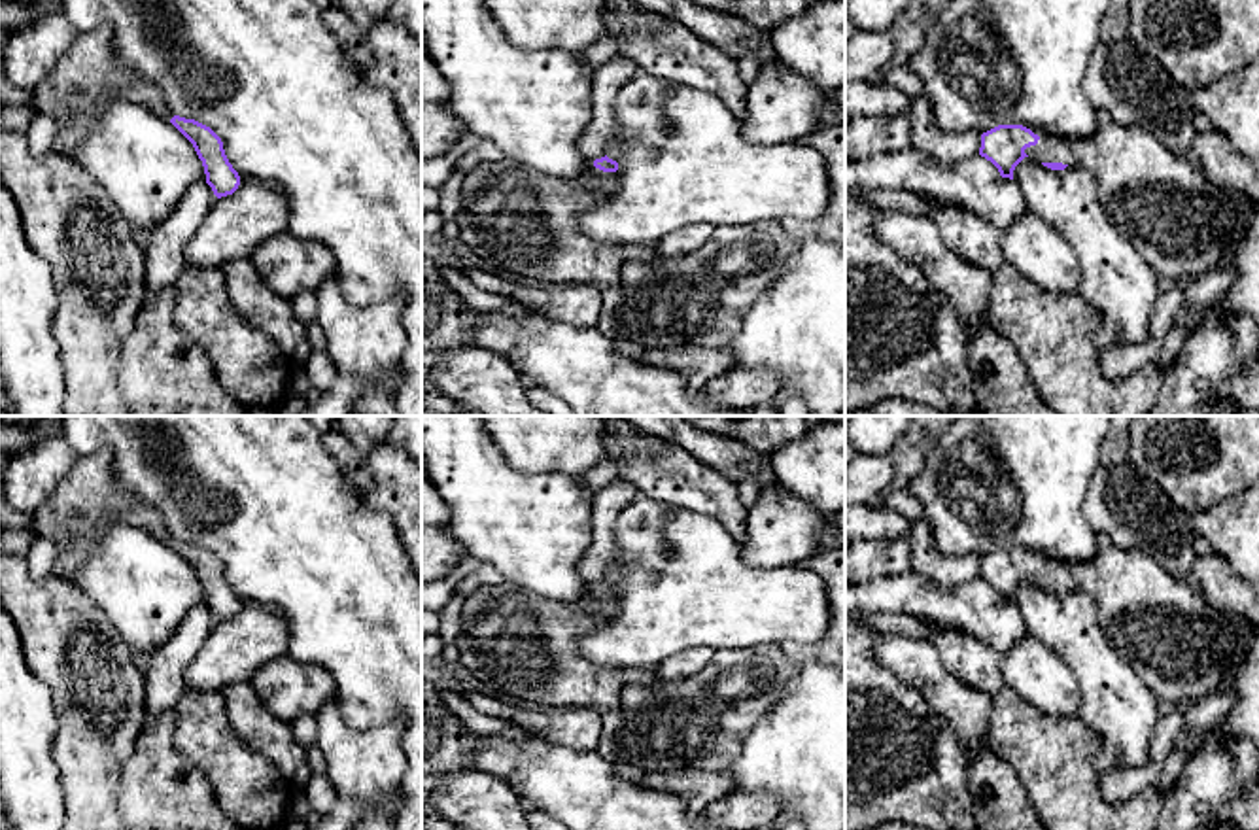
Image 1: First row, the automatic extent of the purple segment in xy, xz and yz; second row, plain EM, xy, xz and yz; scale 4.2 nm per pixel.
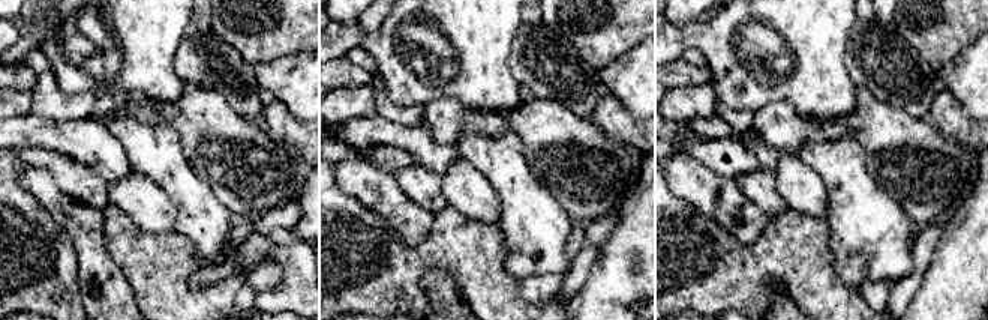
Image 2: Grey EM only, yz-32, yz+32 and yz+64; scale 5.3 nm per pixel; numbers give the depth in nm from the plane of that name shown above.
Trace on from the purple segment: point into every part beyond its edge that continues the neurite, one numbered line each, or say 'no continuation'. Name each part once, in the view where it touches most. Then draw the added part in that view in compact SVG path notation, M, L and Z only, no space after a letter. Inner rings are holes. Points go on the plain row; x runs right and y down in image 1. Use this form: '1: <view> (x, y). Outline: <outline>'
1: yz (1184, 649). Outline: M1098 535L1098 550L1087 562L1061 563L1038 554L1034 558L1040 563L1025 577L1040 586L1085 590L1096 603L1106 637L1164 709L1183 711L1229 683L1240 647L1240 628L1233 614L1212 607L1195 584L1166 573L1142 548L1121 548L1108 535Z

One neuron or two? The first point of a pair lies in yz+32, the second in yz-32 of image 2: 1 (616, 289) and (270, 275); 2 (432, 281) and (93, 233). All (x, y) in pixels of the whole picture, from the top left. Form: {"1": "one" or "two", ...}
{"1": "one", "2": "one"}

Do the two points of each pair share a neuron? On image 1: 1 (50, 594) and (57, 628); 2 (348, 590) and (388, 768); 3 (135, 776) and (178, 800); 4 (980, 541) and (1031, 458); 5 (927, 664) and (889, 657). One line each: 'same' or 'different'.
1: same
2: different
3: same
4: same
5: same

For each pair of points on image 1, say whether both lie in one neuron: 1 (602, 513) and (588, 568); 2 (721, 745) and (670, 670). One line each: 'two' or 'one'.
1: one
2: two

